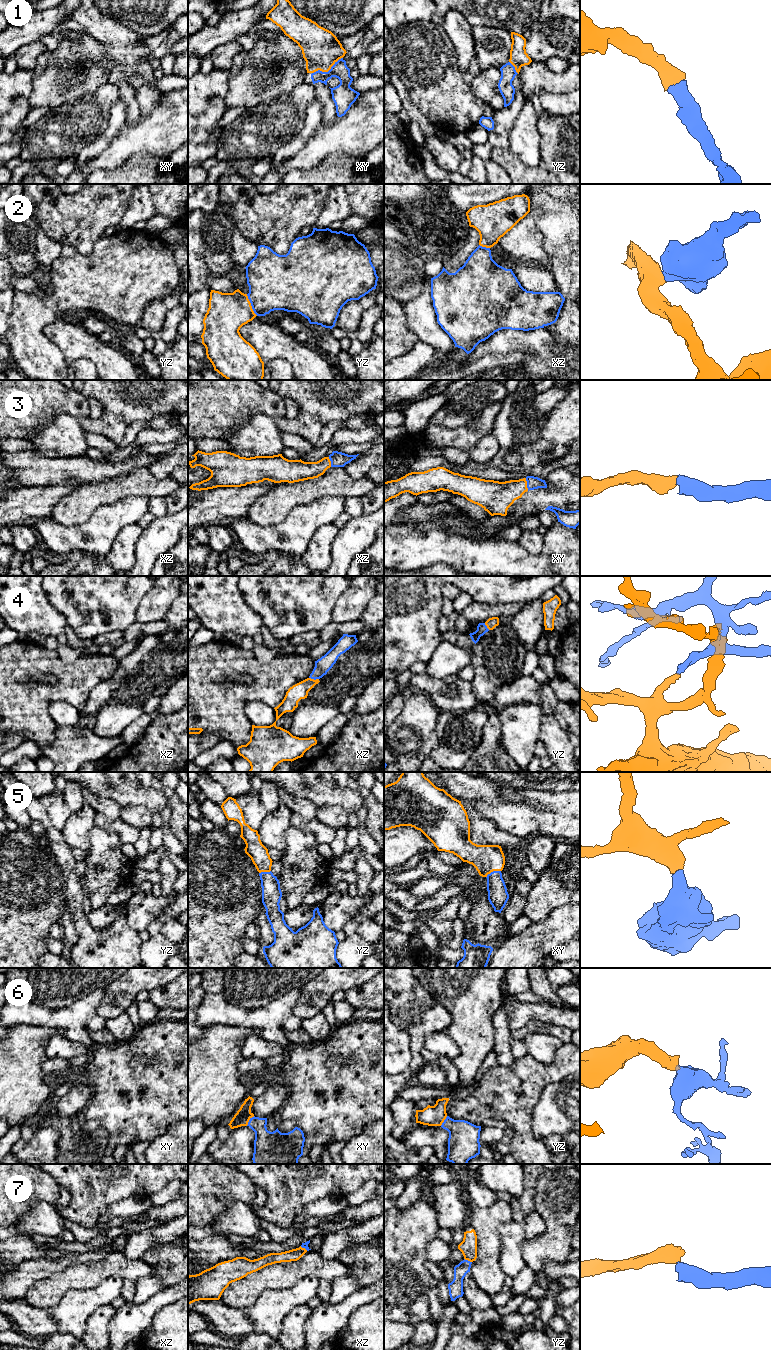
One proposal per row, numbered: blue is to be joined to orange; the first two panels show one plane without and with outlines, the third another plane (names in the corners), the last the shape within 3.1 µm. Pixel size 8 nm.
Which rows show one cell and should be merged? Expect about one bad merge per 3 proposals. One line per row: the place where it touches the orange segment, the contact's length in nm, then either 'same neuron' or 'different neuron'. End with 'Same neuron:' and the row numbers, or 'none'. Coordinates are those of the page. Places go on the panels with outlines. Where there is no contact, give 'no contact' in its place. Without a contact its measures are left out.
1: contact xy (327, 71); length 280 nm; same neuron
2: contact yz (250, 305); length 200 nm; same neuron
3: contact xy (526, 484); length 110 nm; same neuron
4: contact xz (313, 679); length 80 nm; same neuron
5: contact xy (492, 871); length 130 nm; same neuron
6: contact xy (249, 1119); length 100 nm; same neuron
7: contact yz (468, 1260); length 70 nm; different neuron
Same neuron: 1, 2, 3, 4, 5, 6

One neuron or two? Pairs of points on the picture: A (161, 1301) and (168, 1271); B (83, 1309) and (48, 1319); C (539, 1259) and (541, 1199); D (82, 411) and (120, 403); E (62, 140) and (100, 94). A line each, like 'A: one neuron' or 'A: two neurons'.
A: two neurons
B: one neuron
C: one neuron
D: two neurons
E: one neuron

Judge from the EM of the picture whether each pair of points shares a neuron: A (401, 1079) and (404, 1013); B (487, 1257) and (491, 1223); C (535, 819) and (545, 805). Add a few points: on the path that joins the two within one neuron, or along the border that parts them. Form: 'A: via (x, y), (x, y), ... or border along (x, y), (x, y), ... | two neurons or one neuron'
A: via (416, 1062), (416, 1029) | one neuron
B: via (488, 1249), (488, 1231) | one neuron
C: border along (526, 803), (535, 809), (549, 810), (564, 815) | two neurons

